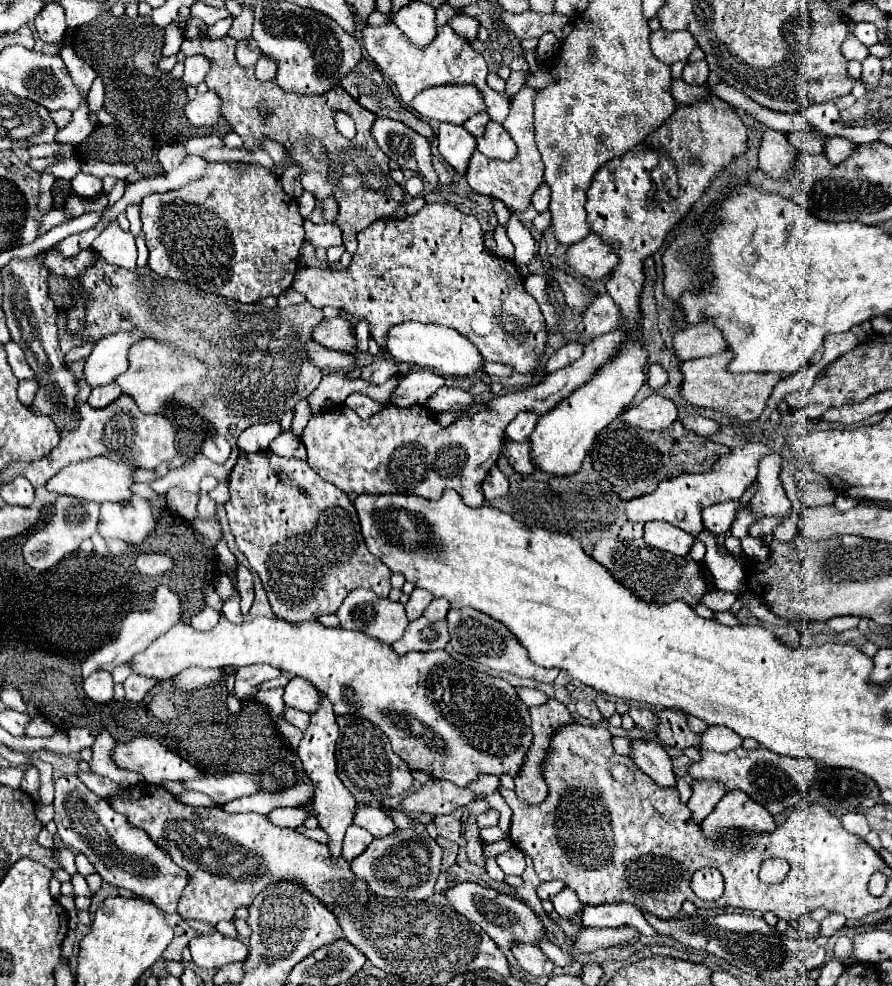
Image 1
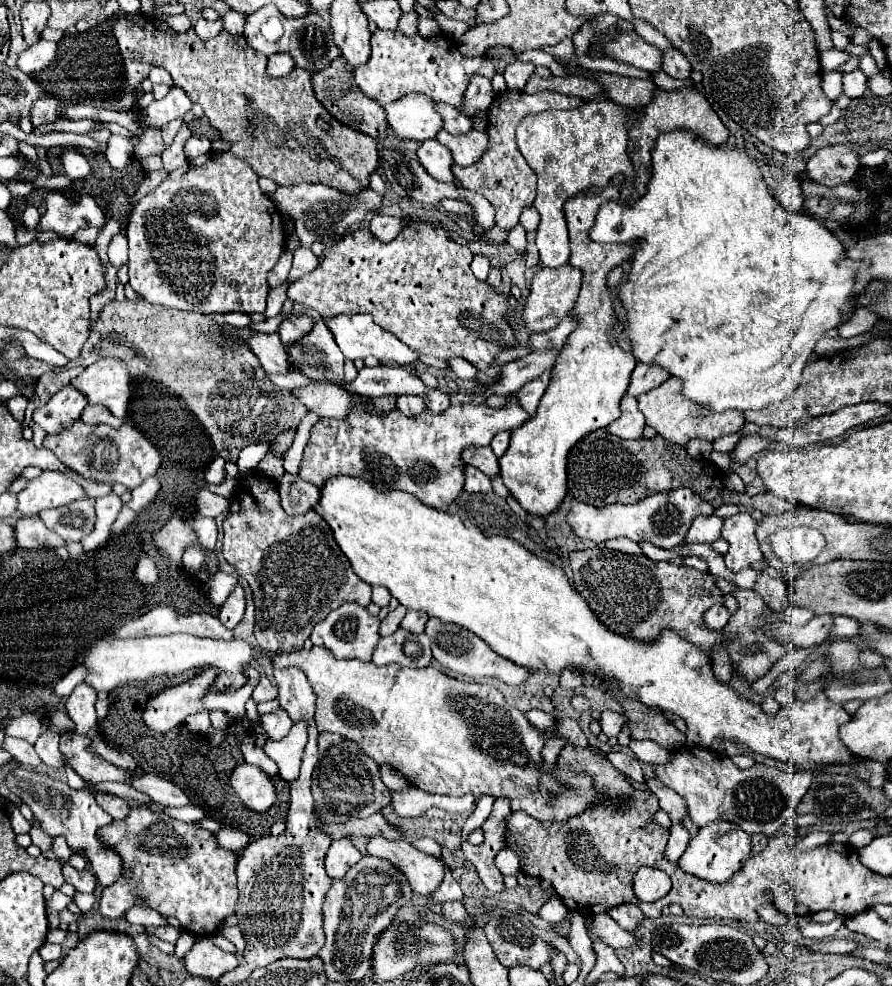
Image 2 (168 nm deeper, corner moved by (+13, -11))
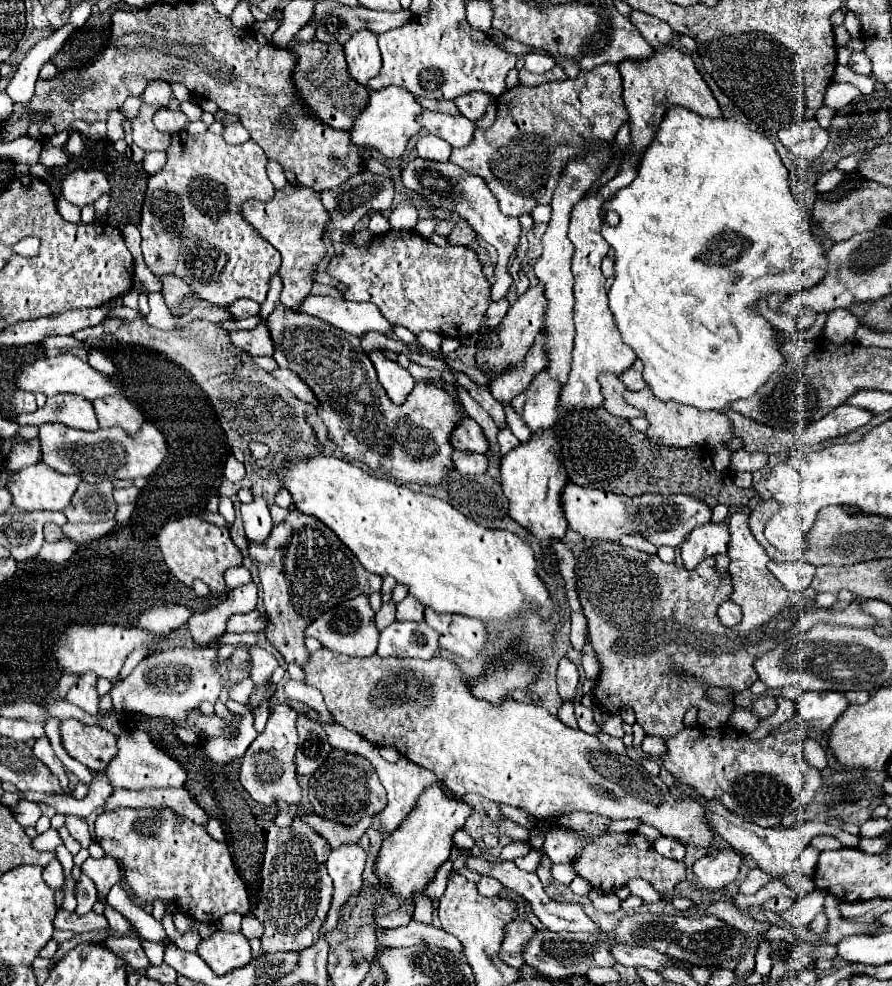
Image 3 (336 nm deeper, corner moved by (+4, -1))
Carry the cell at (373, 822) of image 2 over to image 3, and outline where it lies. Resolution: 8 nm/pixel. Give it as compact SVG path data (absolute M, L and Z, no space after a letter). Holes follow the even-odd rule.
M310 813L306 817L306 823L314 831L318 831L332 847L338 847L344 843L356 843L366 833L366 829L372 827L372 821L374 821L374 817L368 817L368 819L362 819L360 823L354 823L354 827L344 827L342 823L332 823L328 819L320 819L320 815L316 815L316 813Z

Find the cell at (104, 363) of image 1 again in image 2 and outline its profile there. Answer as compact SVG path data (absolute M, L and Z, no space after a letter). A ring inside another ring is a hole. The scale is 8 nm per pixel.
M67 385L57 391L47 405L33 413L33 421L49 435L57 435L63 429L71 427L75 421L81 419L87 401L75 393L75 389L67 389Z

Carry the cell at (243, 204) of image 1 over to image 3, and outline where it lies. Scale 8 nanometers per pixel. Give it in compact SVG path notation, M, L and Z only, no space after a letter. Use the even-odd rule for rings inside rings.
M186 131L172 133L172 143L166 151L168 161L162 171L148 179L148 191L142 207L140 233L142 253L146 267L162 279L164 275L176 275L200 295L200 299L216 303L220 307L232 305L238 299L252 299L264 303L270 277L280 269L280 253L240 215L240 205L248 199L266 201L276 189L266 175L264 151L246 141L242 145L228 145L220 135L210 131L202 135L188 135Z

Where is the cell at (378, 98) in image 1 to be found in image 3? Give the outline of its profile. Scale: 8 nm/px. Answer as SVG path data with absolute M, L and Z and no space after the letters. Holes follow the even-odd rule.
M314 39L304 45L296 45L292 41L290 49L298 55L298 63L294 67L296 89L300 91L308 107L312 107L312 113L334 129L352 127L352 115L360 115L360 111L364 111L364 103L368 103L370 89L360 87L360 83L356 83L348 75L342 45L326 45Z

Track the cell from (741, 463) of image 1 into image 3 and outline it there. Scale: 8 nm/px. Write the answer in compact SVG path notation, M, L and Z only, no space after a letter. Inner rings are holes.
M568 483L562 489L562 509L568 519L568 525L580 533L586 541L618 541L620 535L642 535L656 547L670 545L680 547L684 537L702 523L708 523L712 517L712 507L692 495L656 495L644 493L640 497L614 495L610 491L600 491L592 487L580 487Z

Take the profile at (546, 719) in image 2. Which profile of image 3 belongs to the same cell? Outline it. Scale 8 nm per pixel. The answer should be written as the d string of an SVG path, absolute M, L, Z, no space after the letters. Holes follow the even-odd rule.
M564 701L564 703L562 703L562 707L558 709L558 719L560 719L564 725L572 727L572 729L578 727L578 725L576 725L576 717L574 717L574 705L572 705L570 701Z

